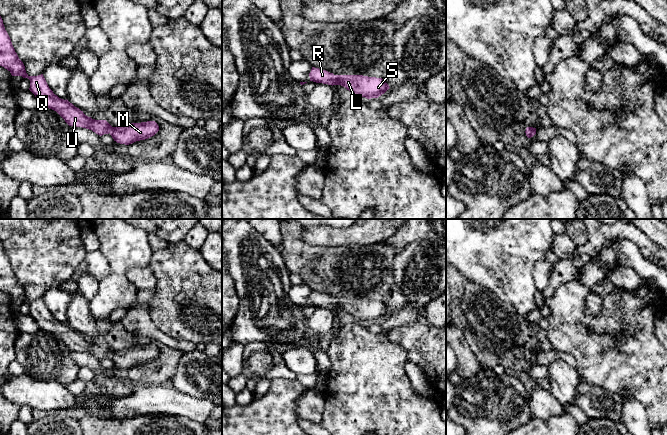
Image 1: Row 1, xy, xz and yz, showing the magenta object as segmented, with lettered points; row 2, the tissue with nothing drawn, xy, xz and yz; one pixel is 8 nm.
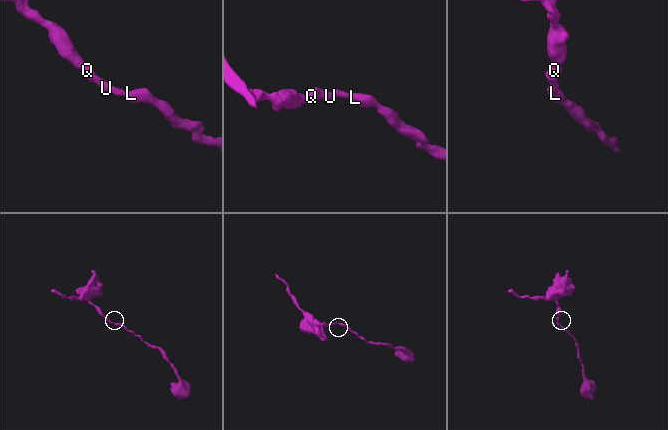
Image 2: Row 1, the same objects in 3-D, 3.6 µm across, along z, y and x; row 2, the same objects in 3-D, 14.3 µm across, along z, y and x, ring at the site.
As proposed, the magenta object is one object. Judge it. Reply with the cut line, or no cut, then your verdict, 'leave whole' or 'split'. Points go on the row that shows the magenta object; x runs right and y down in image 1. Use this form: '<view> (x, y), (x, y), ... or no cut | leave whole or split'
no cut | leave whole

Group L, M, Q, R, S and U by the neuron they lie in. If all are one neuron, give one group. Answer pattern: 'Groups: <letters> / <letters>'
Groups: L M Q R S U

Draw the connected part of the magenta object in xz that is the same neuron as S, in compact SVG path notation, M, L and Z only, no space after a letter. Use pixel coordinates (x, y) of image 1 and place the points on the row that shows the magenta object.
M312 67L310 81L328 85L341 85L356 95L367 99L378 98L390 87L382 79L363 75L334 75L326 70Z

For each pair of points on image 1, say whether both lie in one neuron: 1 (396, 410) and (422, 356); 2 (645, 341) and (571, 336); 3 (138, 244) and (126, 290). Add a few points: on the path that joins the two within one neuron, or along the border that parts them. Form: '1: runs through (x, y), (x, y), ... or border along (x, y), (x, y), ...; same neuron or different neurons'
1: border along (393, 342), (406, 352), (408, 360); different neurons
2: runs through (629, 357), (600, 357), (590, 347); same neuron
3: runs through (127, 255), (121, 261), (121, 279); same neuron

